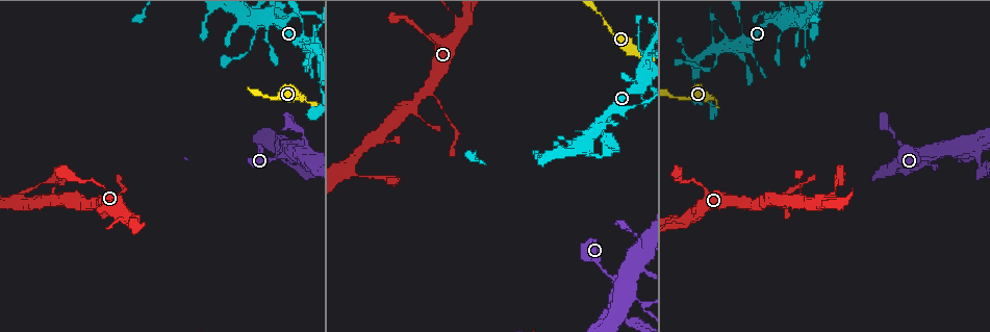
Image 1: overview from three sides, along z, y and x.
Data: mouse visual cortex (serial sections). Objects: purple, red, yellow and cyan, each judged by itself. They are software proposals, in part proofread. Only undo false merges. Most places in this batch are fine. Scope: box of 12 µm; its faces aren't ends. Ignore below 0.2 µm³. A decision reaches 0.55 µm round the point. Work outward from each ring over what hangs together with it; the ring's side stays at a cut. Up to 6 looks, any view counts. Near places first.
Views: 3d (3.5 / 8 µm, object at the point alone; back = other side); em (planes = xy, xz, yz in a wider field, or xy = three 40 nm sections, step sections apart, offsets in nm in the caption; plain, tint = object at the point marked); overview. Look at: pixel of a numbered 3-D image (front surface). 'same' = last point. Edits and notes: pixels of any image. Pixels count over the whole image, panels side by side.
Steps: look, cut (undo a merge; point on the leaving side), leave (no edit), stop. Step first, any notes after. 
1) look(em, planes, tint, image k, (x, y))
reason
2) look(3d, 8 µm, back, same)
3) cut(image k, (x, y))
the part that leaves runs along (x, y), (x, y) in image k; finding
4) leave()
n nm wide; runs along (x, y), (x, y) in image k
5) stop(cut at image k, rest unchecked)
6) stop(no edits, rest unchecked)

look(3d, 8 µm, back, image 1, (686, 220))
sharp bend

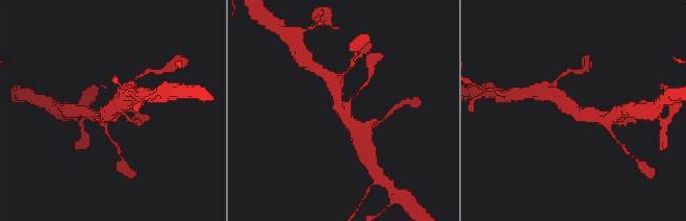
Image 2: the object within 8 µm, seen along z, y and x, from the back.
look(em, xy, step 2, tint, image 2, (579, 112))

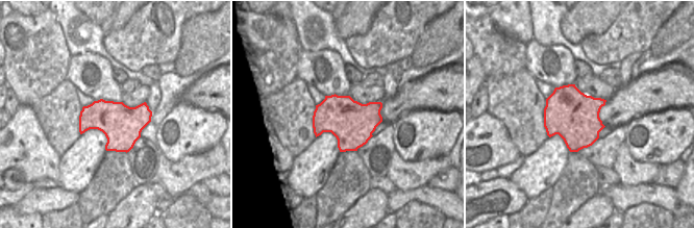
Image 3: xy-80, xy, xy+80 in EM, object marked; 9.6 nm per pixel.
leave()
420 nm wide; runs along (358, 130), (338, 107), (333, 83) in image 2; continuous, no second cell

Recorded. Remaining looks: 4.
look(3d, 3.5 µm, image 1, (640, 56))
thick turns thin

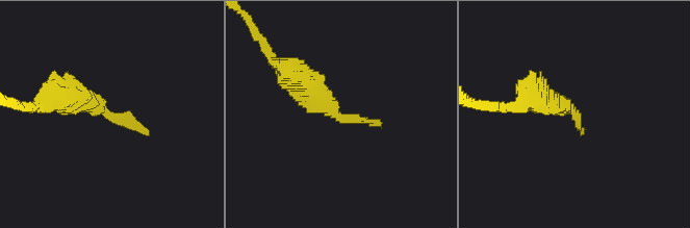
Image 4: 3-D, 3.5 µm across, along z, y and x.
look(em, xy, step 1, tint, image 4, (343, 117))
now the EM

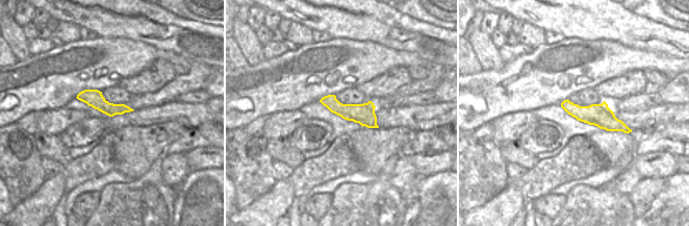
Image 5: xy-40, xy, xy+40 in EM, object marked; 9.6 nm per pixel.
leave()
runs along (564, 104), (626, 129) in image 5; one cell here

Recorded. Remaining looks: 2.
look(3d, 3.5 µm, image 1, (789, 18))
small branch off a trunk

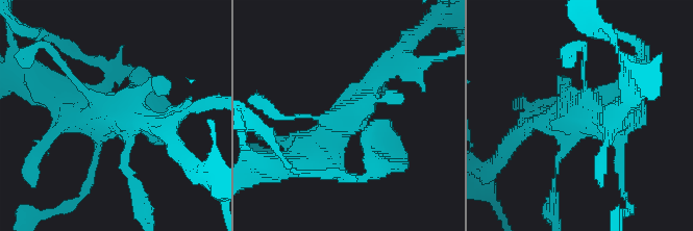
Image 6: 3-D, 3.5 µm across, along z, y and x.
look(em, xy, step 1, tint, image 6, (353, 114))

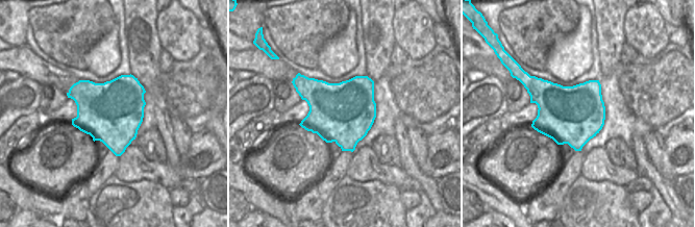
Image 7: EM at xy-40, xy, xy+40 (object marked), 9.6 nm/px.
cut(image 6, (385, 169))
the part that leaves runs along (368, 128), (394, 162), (403, 168) in image 6; a second cell is stuck on

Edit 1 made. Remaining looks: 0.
stop(cut at image 6, rest unchecked)

